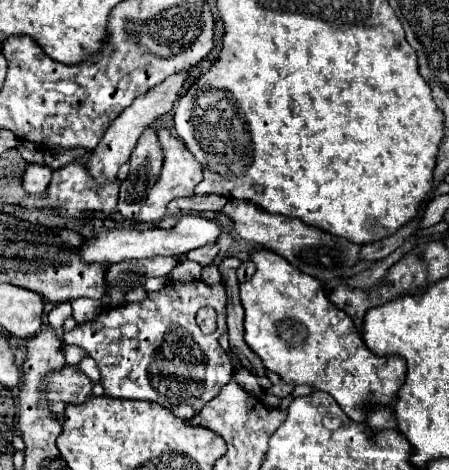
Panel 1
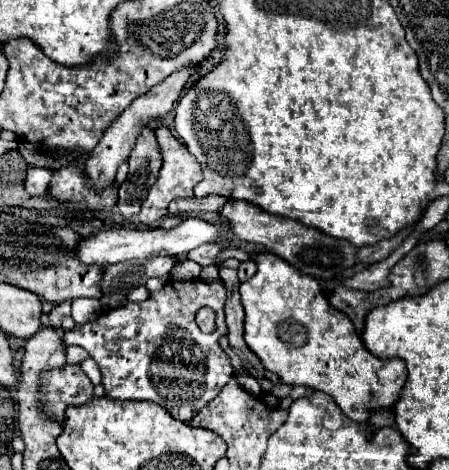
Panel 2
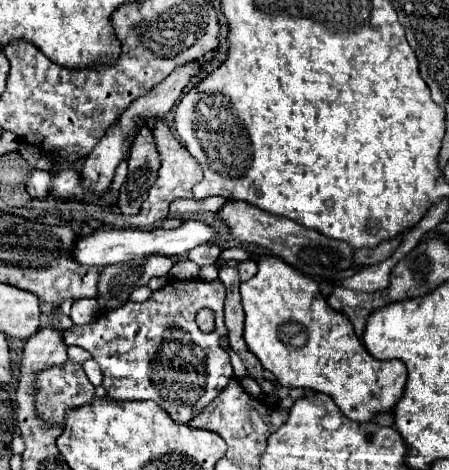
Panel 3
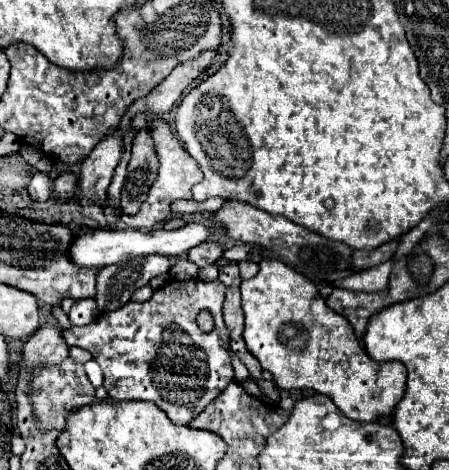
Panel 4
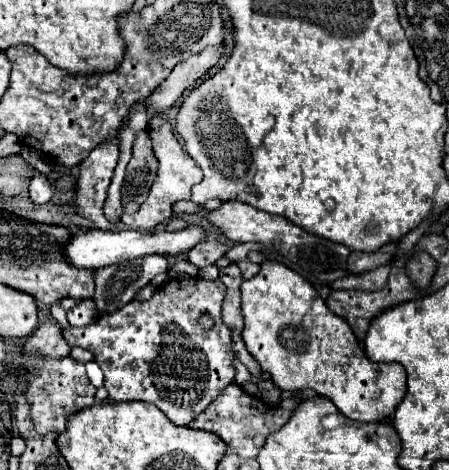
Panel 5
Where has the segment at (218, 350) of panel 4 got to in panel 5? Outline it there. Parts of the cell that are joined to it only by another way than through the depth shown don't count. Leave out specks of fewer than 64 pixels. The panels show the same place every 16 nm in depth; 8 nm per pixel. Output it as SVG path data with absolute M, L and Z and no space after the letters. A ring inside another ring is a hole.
M170 280L156 290L152 300L148 302L128 302L124 308L104 314L88 326L76 328L70 326L64 330L64 338L70 346L86 348L94 354L94 360L104 372L104 388L108 396L116 402L130 400L148 400L154 402L168 418L178 426L188 426L232 380L232 346L230 346L230 330L222 322L222 302L226 288L220 280ZM200 312L208 312L214 318L212 330L202 330L198 326Z

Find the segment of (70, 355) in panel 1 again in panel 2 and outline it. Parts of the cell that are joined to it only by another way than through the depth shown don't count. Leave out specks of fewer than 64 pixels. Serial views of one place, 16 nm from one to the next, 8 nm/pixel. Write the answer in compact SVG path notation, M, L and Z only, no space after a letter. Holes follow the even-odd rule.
M79 346L66 347L67 362L71 364L80 364L84 358L88 358L88 352Z

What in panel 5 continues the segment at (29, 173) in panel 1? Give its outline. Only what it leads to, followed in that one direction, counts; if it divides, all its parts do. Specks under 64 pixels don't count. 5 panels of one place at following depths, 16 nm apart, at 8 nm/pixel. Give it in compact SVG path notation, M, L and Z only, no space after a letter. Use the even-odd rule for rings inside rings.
M36 172L36 174L32 176L30 186L28 186L28 192L30 192L30 200L32 200L32 202L38 202L38 204L48 202L48 200L52 198L52 194L54 194L48 176L46 176L46 174L40 174L40 172Z

